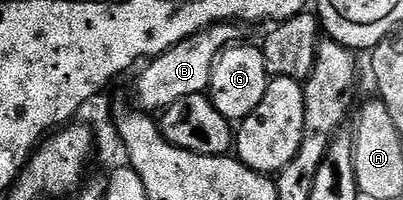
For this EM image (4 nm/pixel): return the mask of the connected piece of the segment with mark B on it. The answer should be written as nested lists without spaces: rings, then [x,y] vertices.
[[[234,22],[213,24],[192,34],[192,38],[184,38],[184,42],[172,46],[164,54],[153,57],[143,67],[147,68],[139,74],[138,85],[134,88],[138,95],[137,107],[154,114],[180,102],[180,98],[205,93],[210,87],[210,71],[214,69],[214,61],[223,50],[239,43],[238,28],[239,25]]]

